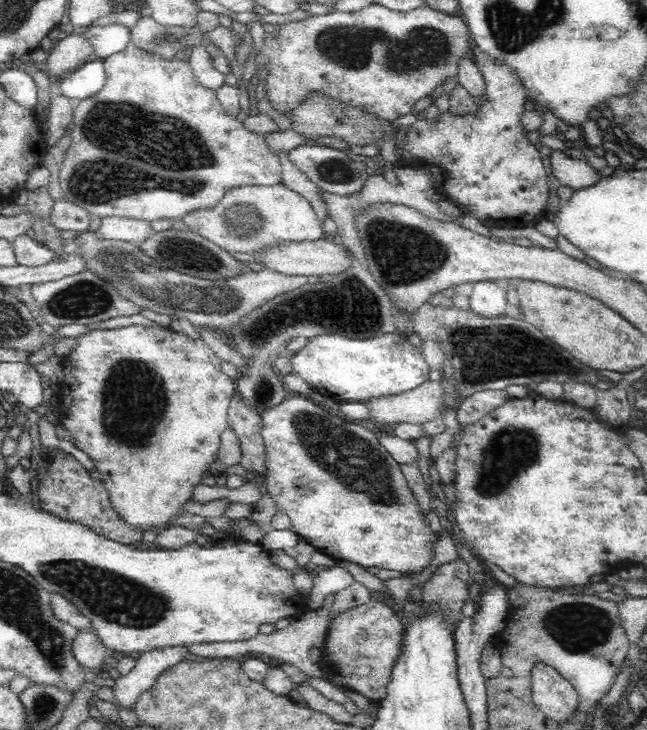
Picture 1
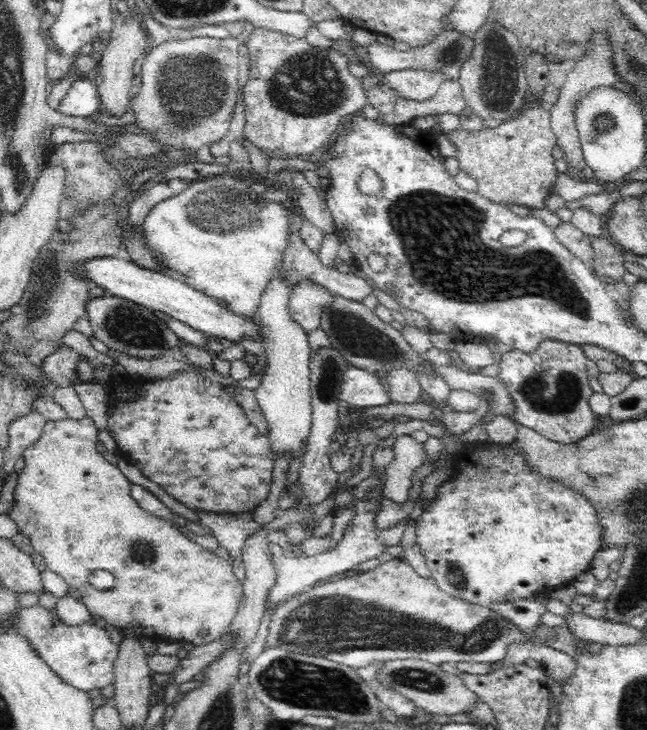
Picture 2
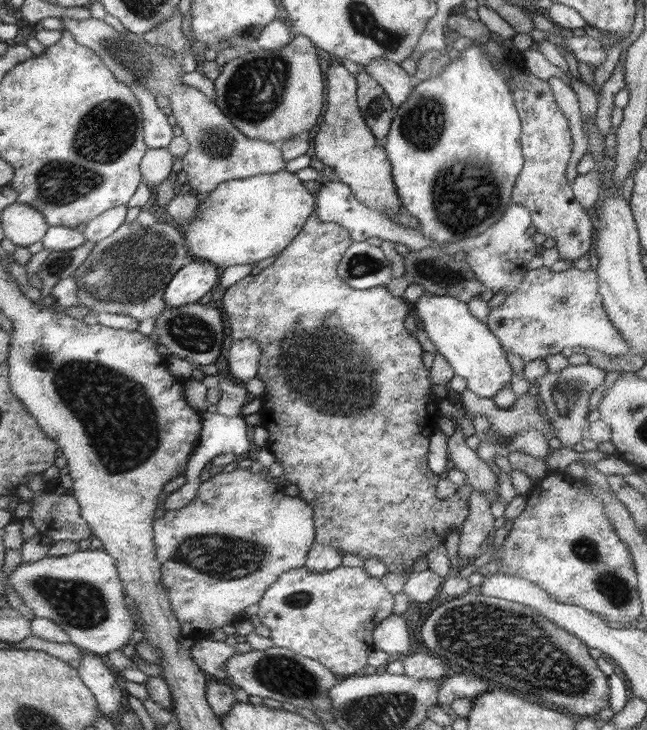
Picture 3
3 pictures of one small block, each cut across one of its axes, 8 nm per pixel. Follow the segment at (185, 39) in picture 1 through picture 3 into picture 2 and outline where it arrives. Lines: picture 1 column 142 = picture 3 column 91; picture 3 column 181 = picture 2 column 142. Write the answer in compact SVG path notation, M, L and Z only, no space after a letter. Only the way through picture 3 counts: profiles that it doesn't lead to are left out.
M228 36L224 39L169 38L152 46L141 68L142 87L129 105L136 115L134 123L146 131L146 137L172 149L192 151L224 138L240 88L238 45L236 37Z

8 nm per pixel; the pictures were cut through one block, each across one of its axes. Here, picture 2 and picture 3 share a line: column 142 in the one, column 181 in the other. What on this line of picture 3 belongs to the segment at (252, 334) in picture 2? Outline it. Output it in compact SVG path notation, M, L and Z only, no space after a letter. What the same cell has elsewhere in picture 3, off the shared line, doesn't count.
M194 260L183 266L167 286L163 299L167 306L178 308L199 302L218 284L216 265Z

